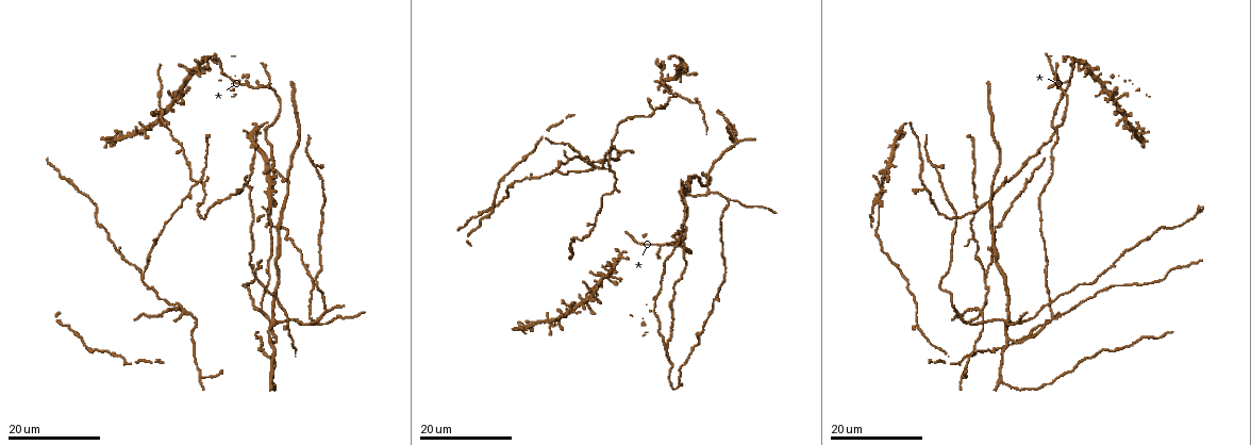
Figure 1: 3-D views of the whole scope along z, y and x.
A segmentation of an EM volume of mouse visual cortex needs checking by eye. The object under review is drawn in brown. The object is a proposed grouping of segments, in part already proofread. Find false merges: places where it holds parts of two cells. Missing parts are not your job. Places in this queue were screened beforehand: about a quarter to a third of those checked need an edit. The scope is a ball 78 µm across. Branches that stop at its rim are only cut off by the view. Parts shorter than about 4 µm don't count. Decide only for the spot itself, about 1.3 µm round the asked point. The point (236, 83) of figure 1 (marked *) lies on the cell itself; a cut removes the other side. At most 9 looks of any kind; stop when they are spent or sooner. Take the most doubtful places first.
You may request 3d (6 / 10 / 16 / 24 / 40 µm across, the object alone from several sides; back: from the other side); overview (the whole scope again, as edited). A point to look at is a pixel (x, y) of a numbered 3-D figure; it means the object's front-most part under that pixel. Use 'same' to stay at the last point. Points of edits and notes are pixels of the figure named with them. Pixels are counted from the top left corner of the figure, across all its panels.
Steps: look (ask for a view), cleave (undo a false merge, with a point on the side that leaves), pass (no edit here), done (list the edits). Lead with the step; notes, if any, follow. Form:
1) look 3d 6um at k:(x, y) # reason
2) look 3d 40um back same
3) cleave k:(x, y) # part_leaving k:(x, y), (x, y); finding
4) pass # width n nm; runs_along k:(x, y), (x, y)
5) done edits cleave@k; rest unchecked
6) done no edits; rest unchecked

look 3d 24um at 1:(142, 276) # three arms meet

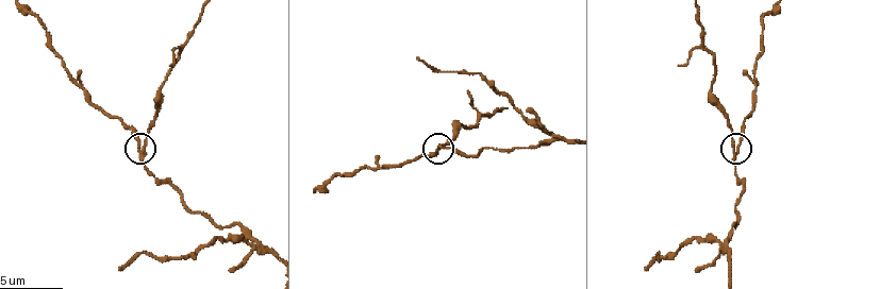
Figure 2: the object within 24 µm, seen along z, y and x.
look 3d 10um at 2:(139, 144)

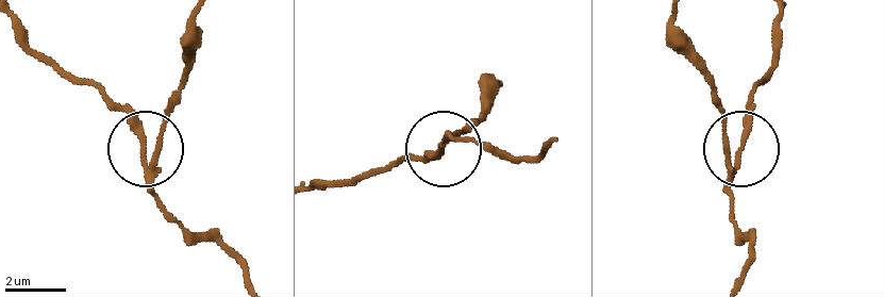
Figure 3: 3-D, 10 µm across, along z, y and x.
cleave 3:(165, 126) # arms 3; a second cell is stuck on

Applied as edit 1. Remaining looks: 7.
look 3d 24um at 1:(680, 238) # arms part here

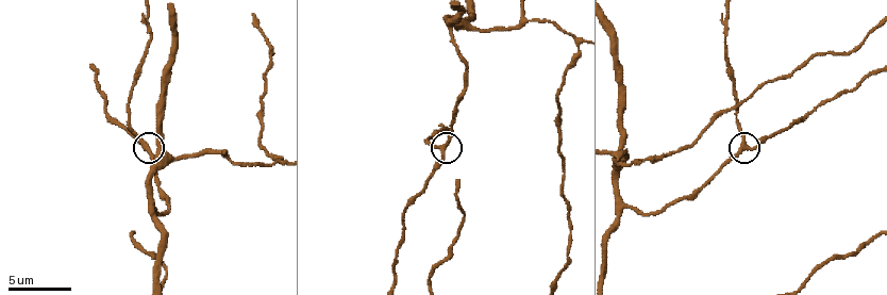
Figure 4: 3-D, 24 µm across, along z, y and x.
look 3d 10um at 4:(445, 144)

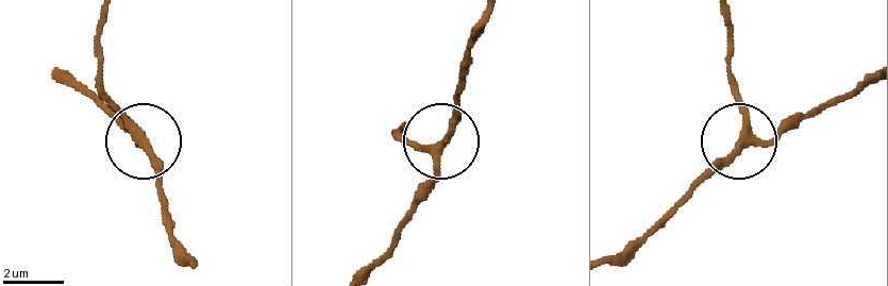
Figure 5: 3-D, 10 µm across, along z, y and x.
pass # side_arm 42 um; runs_along 5:(722, 15), (743, 135), (784, 132), (811, 110); continuous, no second cell

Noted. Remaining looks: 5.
look 3d 16um at 4:(280, 162) # a fork

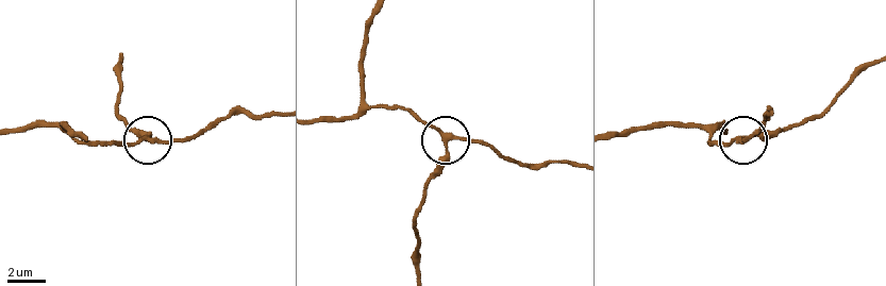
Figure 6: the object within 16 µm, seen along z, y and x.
pass # width 230 nm; one cell here

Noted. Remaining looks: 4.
look overview

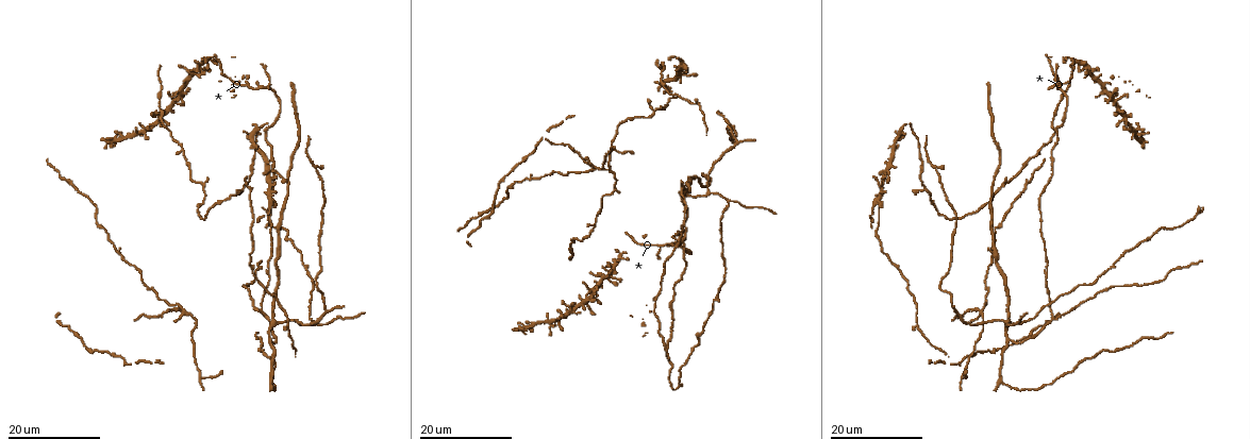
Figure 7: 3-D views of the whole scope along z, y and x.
look 3d 24um at 7:(1112, 92) # small branch off a trunk

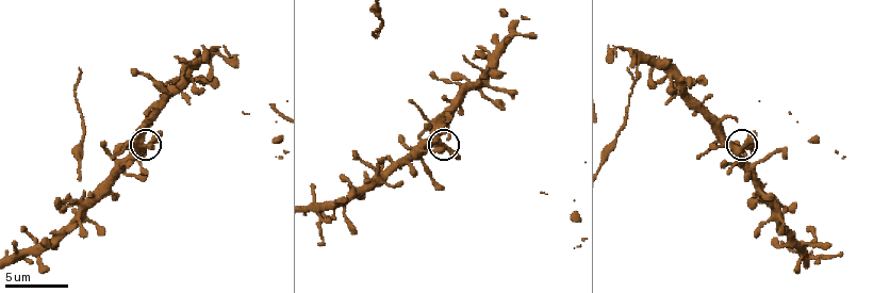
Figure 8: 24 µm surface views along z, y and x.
look 3d 6um at 8:(442, 143)

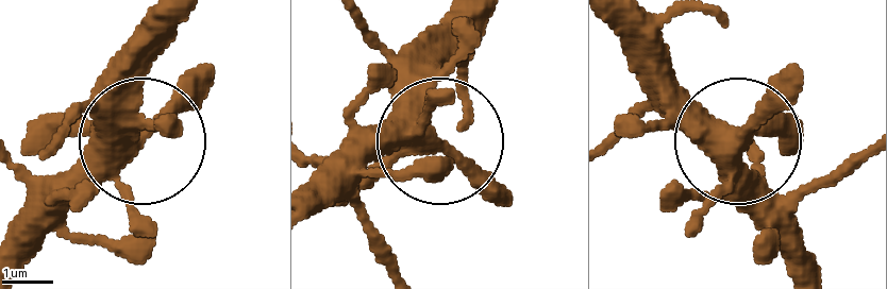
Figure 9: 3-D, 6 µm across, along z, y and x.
look 3d 6um back at 9:(742, 136) # from behind

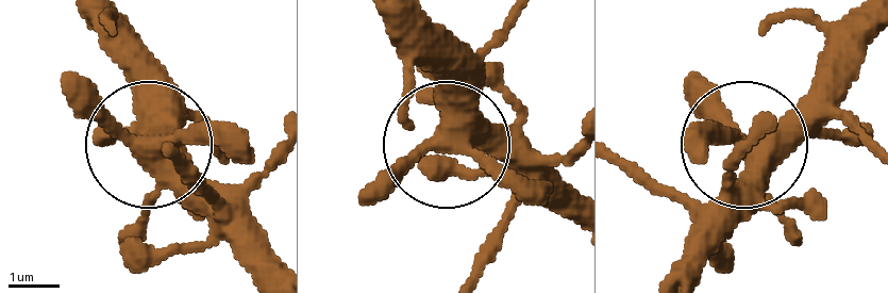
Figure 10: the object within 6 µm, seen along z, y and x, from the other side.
pass # side_arm 18 um; continuous, no second cell

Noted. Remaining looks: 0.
done edits cleave@3; rest unchecked

